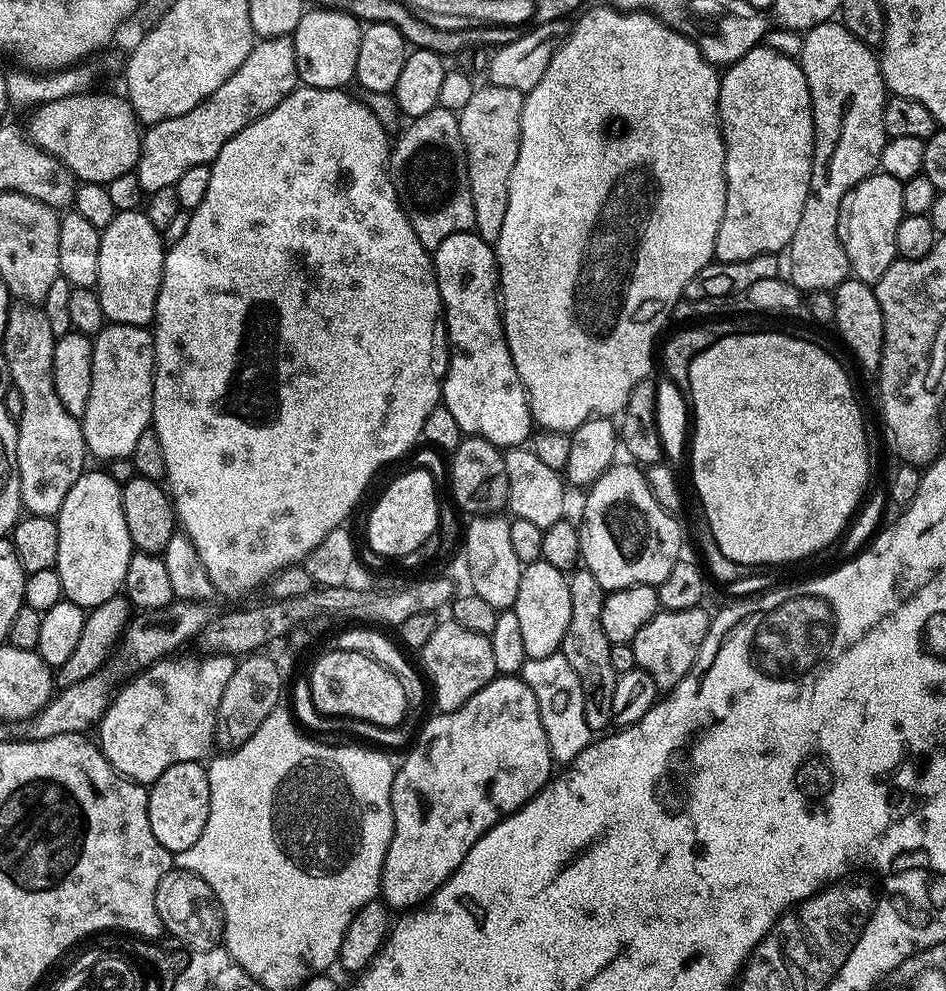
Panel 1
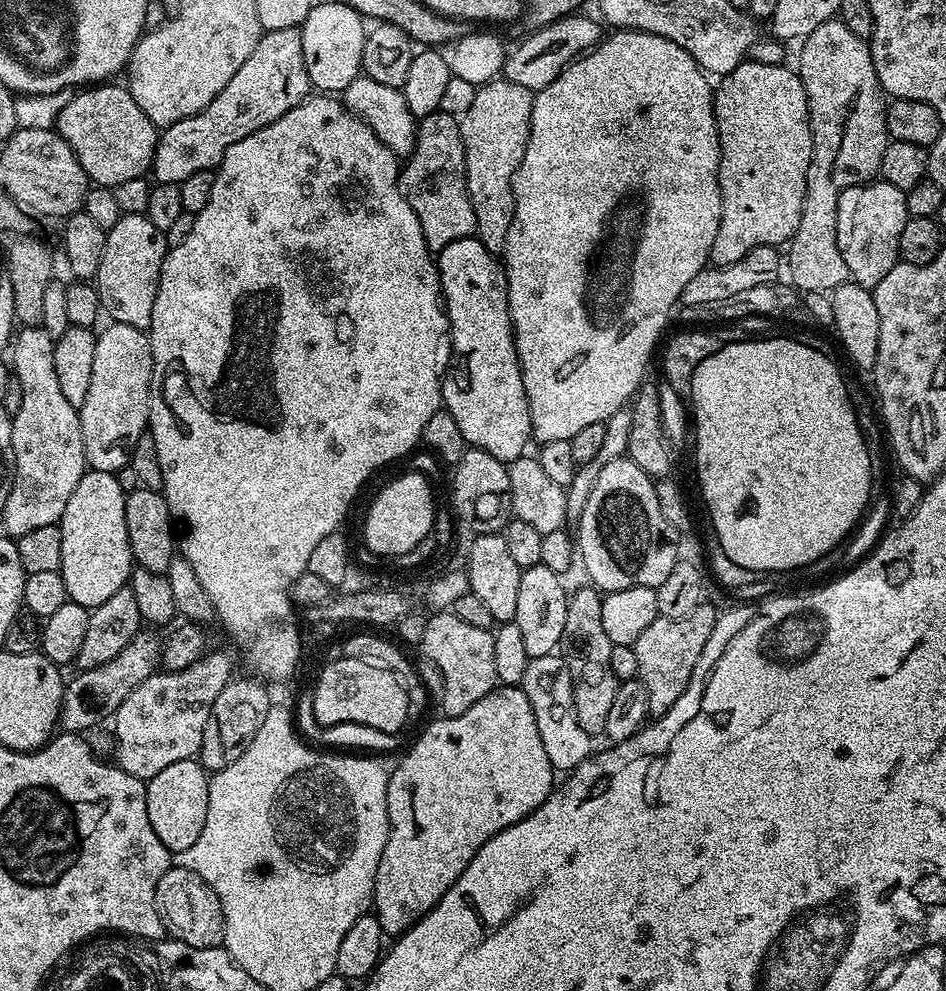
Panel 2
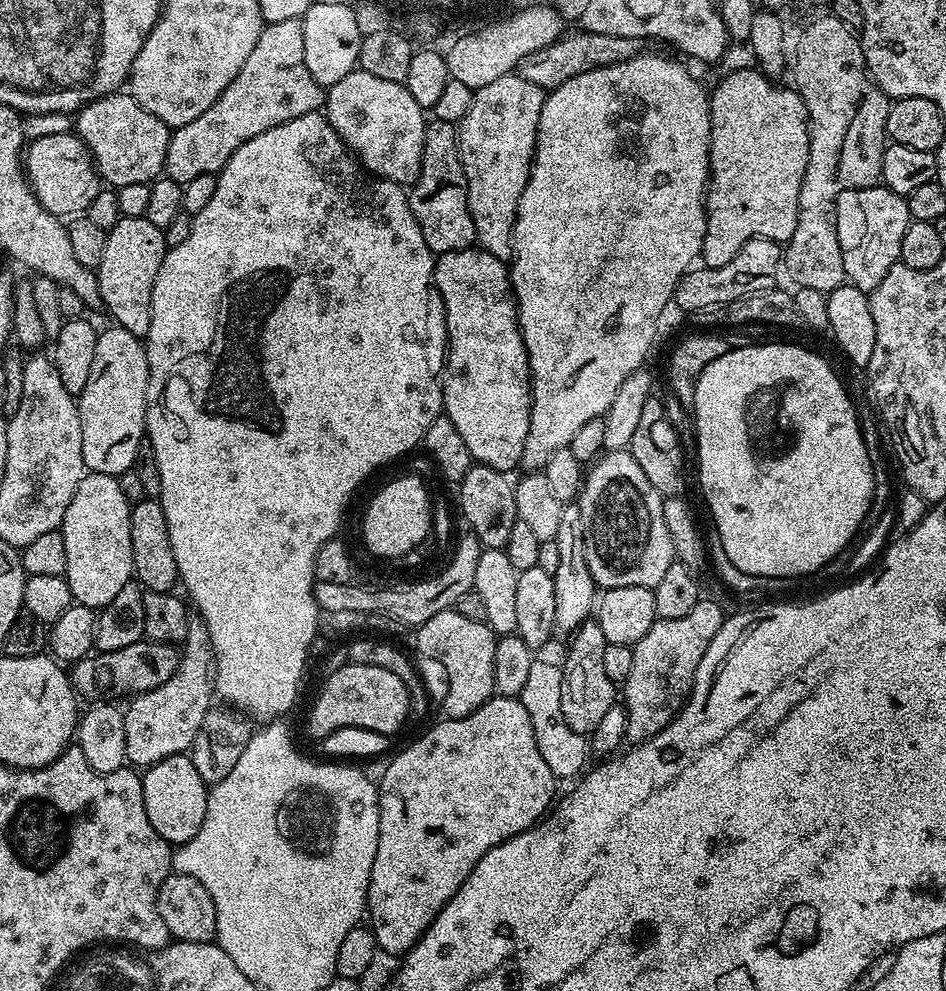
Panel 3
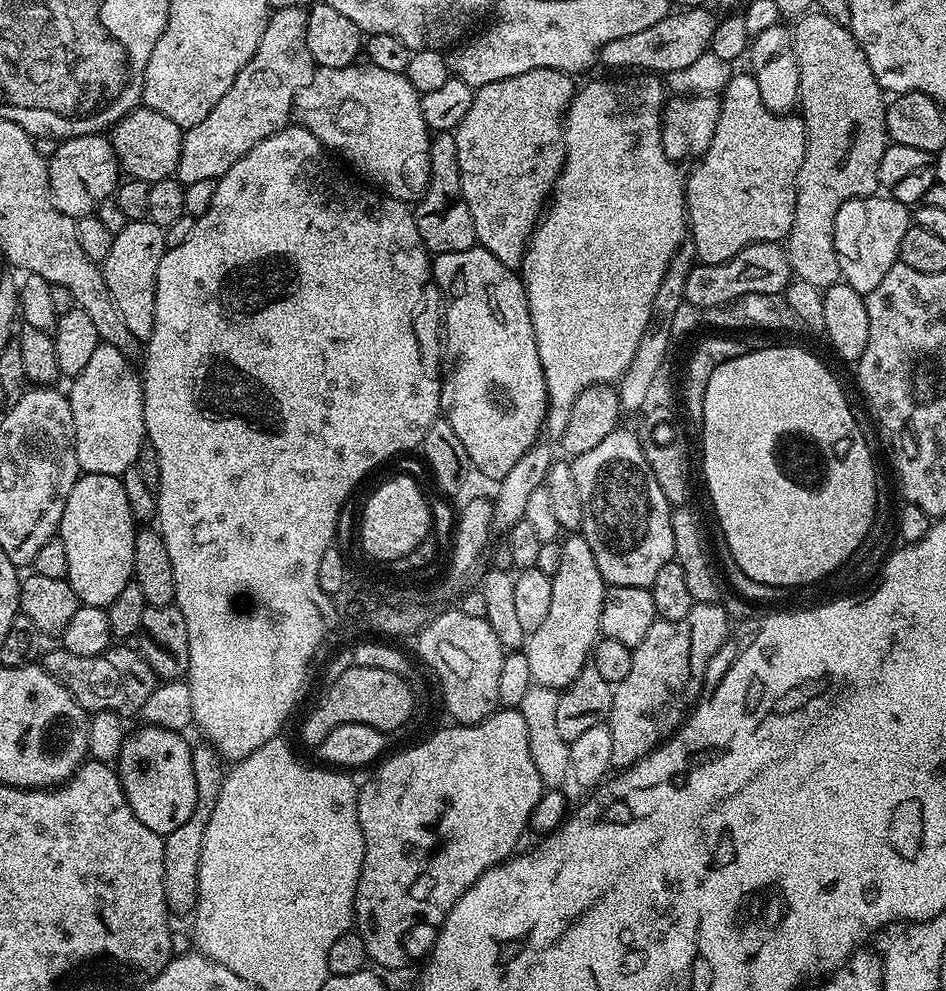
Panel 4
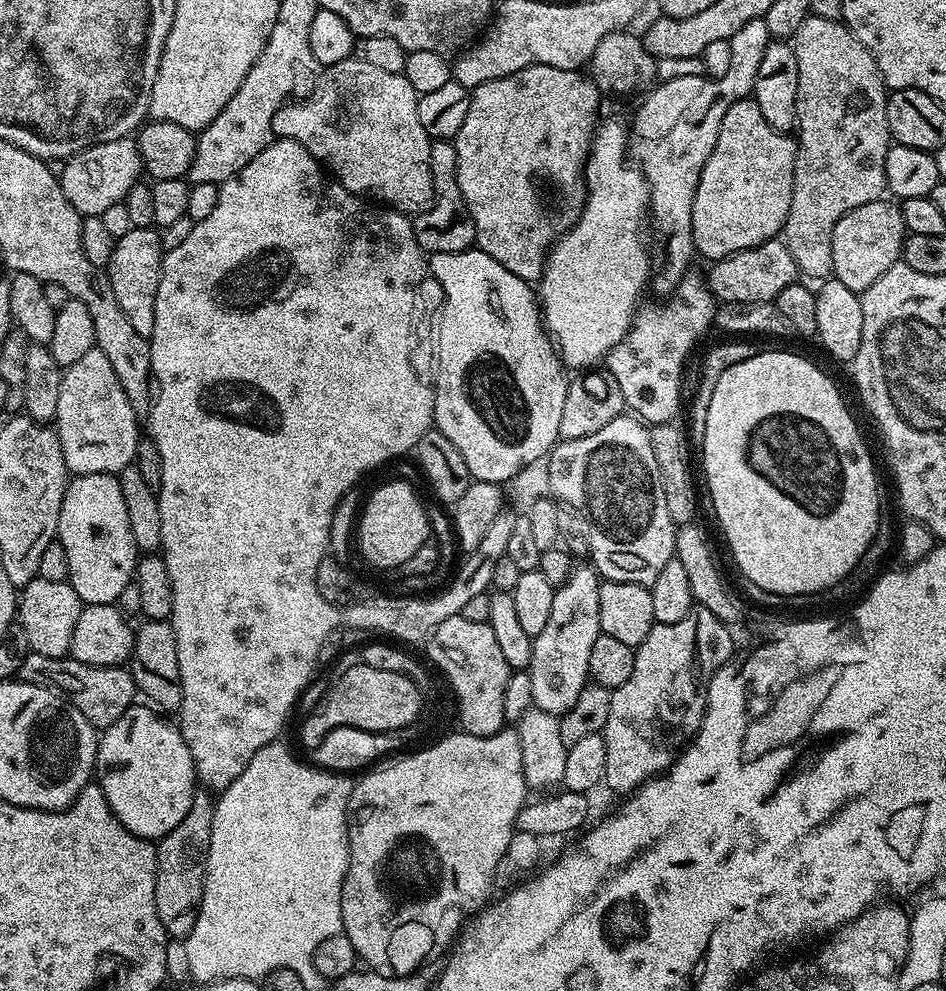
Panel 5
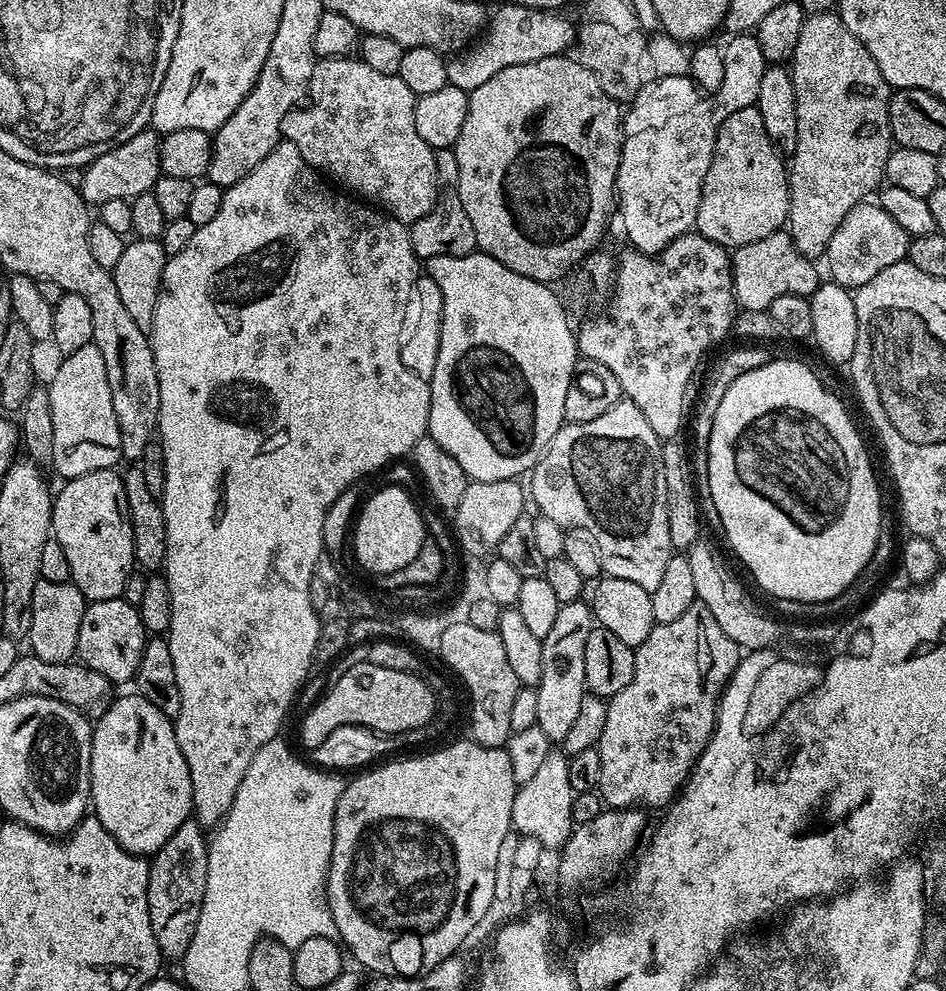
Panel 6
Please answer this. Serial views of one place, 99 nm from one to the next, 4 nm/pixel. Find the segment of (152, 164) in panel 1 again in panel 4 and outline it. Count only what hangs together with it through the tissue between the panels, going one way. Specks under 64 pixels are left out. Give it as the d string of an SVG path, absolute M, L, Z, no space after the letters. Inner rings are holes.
M298 6L277 8L269 15L266 30L262 30L262 42L258 42L254 58L234 78L234 86L222 94L222 99L202 122L183 129L182 154L175 175L181 184L219 180L242 154L250 154L258 142L270 138L289 123L297 92L308 87L318 71L310 46L306 46L307 21L308 8Z

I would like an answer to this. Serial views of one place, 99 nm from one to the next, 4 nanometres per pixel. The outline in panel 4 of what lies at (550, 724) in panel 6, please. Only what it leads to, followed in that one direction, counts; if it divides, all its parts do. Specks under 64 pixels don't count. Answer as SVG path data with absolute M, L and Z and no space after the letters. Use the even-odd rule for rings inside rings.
M568 534L560 540L562 558L552 578L550 611L546 613L542 626L527 633L522 649L530 662L533 681L547 688L563 690L578 678L585 664L589 663L596 641L601 639L600 619L606 581L594 562L594 550L583 534Z

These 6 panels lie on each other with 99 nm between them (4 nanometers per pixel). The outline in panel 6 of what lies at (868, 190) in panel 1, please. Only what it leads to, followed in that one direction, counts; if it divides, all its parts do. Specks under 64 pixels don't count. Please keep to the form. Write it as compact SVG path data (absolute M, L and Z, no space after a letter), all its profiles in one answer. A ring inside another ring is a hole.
M865 202L854 206L854 210L850 210L846 218L842 218L842 226L834 230L834 238L830 238L826 253L828 272L832 275L829 277L846 289L861 288L866 282L870 282L870 278L874 278L874 274L886 270L886 266L894 266L894 262L902 262L907 257L909 239L908 232L902 230L902 226L898 226L898 222L894 222L894 218L890 218L890 214L886 214L886 210L882 210L879 203Z

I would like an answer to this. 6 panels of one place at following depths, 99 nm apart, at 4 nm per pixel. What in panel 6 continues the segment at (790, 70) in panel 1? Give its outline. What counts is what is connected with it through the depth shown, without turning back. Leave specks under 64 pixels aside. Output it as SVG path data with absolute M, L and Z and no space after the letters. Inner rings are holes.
M754 106L734 110L734 114L730 114L730 118L722 122L716 135L714 158L710 162L710 170L706 170L706 182L702 186L702 198L698 202L695 231L710 242L735 250L750 246L750 242L758 242L758 238L767 238L770 234L781 231L788 224L789 206L786 160L770 142L770 134L766 134L762 114Z

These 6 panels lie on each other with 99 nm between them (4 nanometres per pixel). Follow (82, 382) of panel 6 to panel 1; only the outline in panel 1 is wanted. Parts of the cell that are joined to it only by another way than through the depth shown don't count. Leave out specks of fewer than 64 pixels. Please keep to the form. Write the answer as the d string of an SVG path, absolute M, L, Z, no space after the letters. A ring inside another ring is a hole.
M105 323L104 329L92 341L92 377L86 414L80 420L84 431L84 447L101 462L127 460L138 437L152 423L152 373L156 371L156 338L147 327L139 324Z

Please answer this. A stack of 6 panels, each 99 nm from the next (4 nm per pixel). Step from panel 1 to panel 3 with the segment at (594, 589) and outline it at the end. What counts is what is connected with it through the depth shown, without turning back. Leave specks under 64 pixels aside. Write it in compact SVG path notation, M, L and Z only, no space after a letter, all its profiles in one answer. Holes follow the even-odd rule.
M589 618L571 633L568 657L562 660L562 718L579 736L588 738L598 730L602 717L617 707L618 686L606 675L606 634L595 618Z

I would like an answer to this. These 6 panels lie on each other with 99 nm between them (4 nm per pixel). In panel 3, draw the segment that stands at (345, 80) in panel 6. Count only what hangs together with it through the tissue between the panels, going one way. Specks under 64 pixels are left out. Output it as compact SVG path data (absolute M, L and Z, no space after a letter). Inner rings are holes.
M357 70L330 85L326 92L326 108L327 104L326 115L330 126L334 126L349 151L371 175L381 180L393 180L401 186L410 186L416 181L422 166L426 112L418 106L418 102L414 102L414 94L410 94L404 83L390 82L386 78Z

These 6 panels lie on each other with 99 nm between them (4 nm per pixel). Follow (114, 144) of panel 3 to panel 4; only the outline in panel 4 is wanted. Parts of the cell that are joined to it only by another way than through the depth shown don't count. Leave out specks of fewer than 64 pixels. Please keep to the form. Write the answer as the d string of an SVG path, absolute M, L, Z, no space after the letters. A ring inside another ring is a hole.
M138 107L126 114L110 129L110 139L114 146L114 154L118 158L123 175L133 180L145 180L153 184L176 175L178 158L182 154L182 129L166 114L158 114L158 110Z

